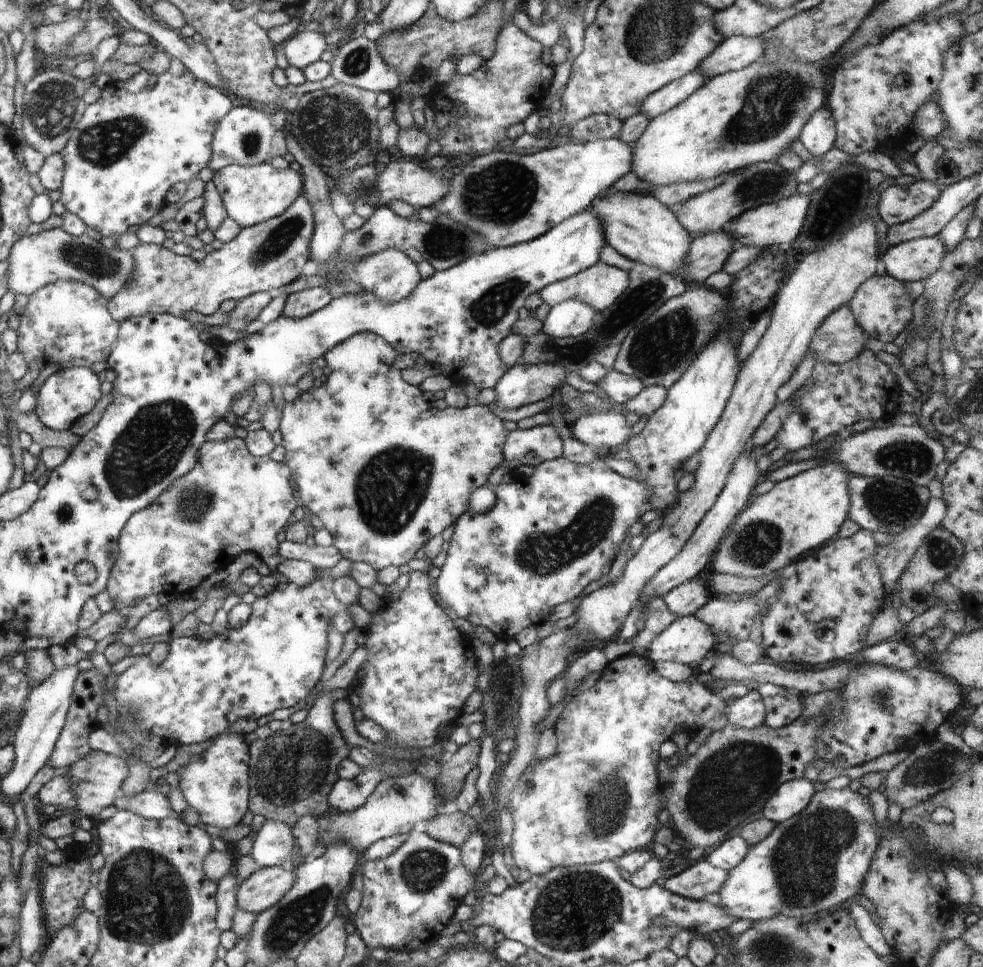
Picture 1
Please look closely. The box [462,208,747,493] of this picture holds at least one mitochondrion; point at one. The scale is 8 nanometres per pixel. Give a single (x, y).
(661, 346)

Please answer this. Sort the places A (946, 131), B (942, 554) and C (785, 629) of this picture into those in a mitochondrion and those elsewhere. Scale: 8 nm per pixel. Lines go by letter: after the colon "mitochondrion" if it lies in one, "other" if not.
A: other
B: mitochondrion
C: mitochondrion

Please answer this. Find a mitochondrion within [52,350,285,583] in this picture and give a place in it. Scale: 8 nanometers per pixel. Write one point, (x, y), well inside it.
(154, 441)

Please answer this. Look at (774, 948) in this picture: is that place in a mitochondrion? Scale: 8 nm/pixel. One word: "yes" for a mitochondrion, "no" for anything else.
yes

